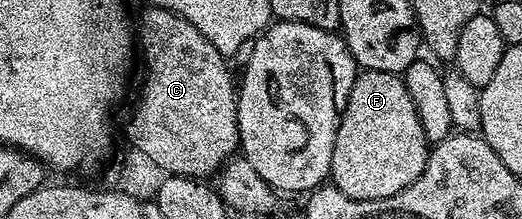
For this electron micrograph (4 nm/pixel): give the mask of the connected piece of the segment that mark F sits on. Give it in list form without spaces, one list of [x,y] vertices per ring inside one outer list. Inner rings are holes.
[[[362,70],[354,78],[350,95],[342,109],[340,128],[336,128],[336,144],[332,148],[332,164],[330,178],[344,196],[356,200],[380,200],[388,196],[396,196],[408,184],[424,172],[424,164],[428,160],[432,146],[426,141],[424,128],[420,124],[420,116],[416,116],[416,104],[412,104],[412,96],[408,96],[405,81],[399,75],[375,70]]]

